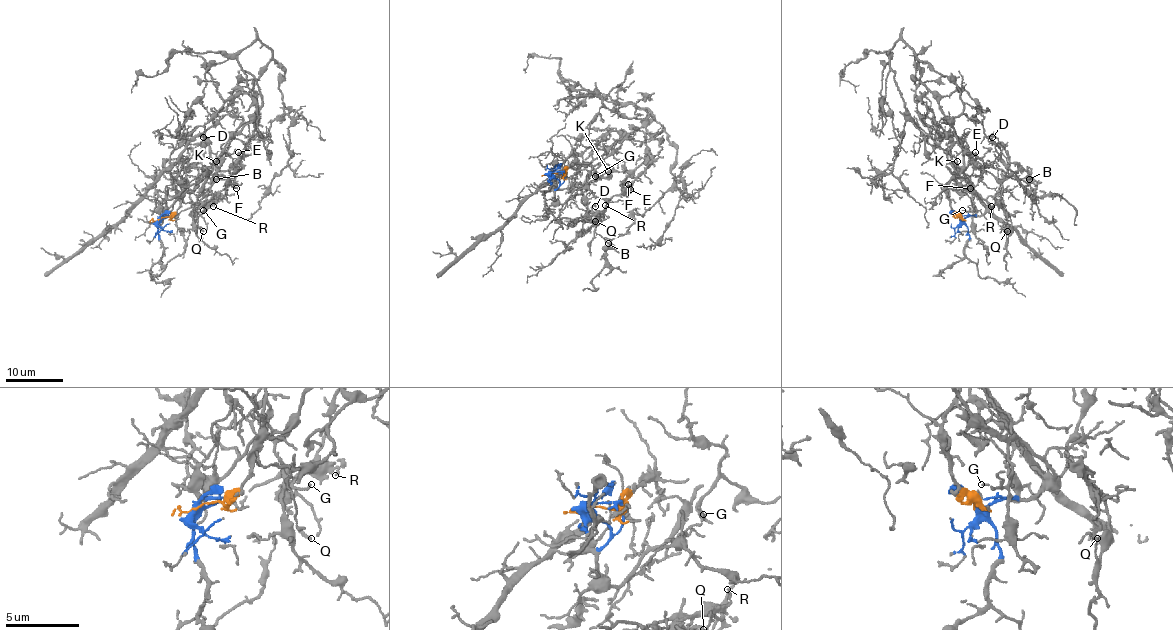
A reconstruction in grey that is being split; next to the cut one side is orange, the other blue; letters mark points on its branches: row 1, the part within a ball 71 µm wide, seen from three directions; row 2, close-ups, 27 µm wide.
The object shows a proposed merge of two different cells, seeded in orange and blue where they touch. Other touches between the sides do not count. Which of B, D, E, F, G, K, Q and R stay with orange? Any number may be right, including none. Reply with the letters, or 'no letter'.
K

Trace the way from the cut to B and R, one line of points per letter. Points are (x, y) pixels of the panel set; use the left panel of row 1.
B: (158, 219), (261, 106), (238, 60), (261, 40), (256, 127), (202, 178), (217, 178)
R: (158, 219), (261, 106), (238, 60), (261, 40), (272, 53), (254, 82), (256, 127), (214, 174), (212, 207)

